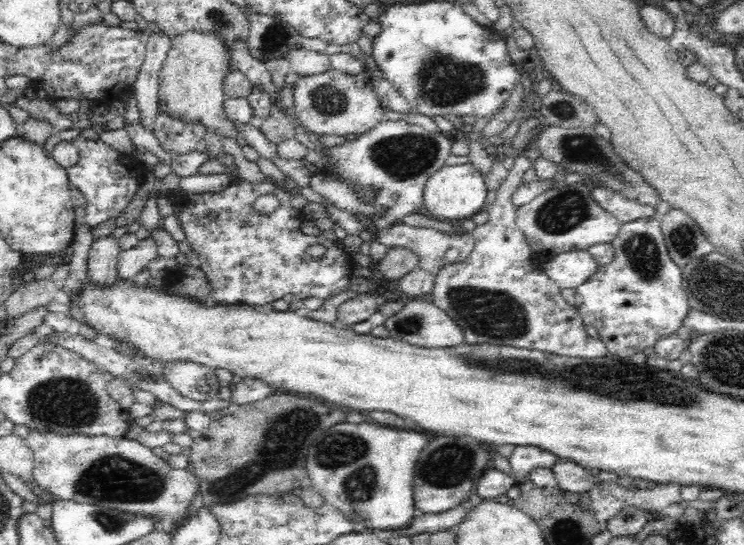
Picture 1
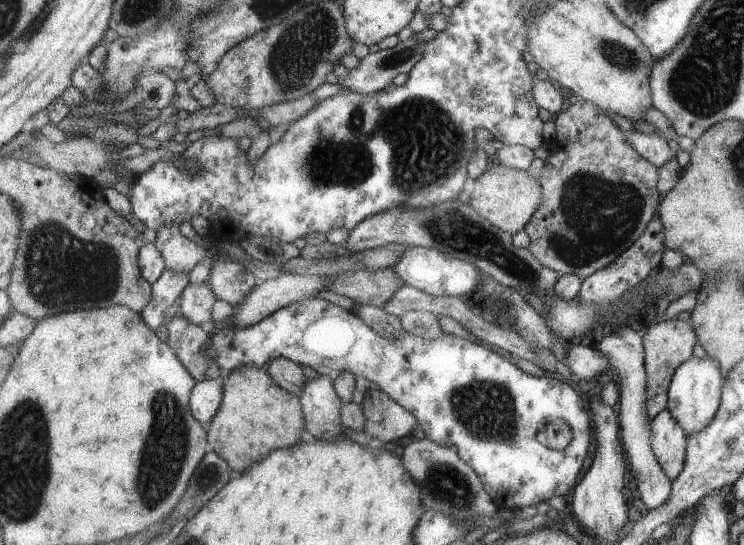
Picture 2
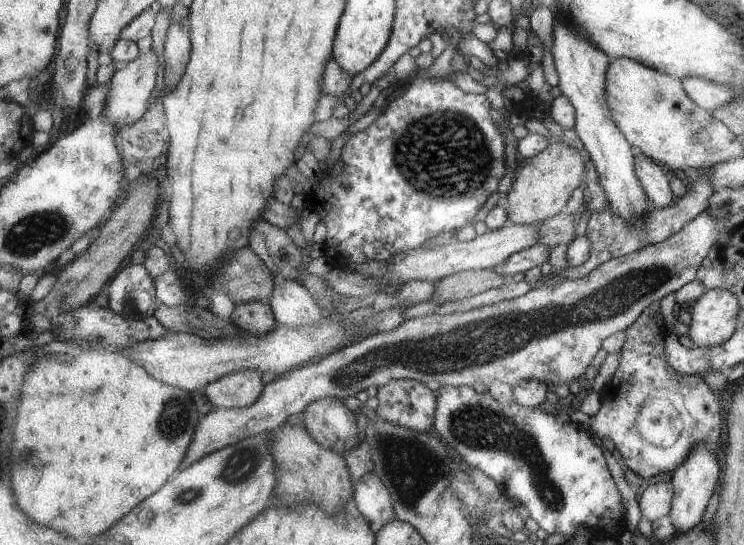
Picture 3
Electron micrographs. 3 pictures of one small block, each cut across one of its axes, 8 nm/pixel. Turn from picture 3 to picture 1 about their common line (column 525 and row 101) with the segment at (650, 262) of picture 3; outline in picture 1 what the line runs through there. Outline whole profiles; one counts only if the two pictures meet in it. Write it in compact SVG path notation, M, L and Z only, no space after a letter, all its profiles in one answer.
M330 69L320 74L300 77L293 86L293 97L292 113L295 115L296 121L317 135L362 134L385 119L385 108L380 104L377 92L372 89L372 83L364 75L344 74Z

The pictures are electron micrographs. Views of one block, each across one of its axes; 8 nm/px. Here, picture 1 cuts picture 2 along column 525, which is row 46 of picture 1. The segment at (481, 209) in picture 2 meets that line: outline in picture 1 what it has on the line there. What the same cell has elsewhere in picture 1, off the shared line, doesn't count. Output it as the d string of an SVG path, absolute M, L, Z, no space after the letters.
M188 29L174 37L159 78L159 112L178 117L185 123L187 117L188 122L219 130L236 140L241 136L240 127L228 120L223 109L226 100L223 86L230 64L230 46L221 34Z

